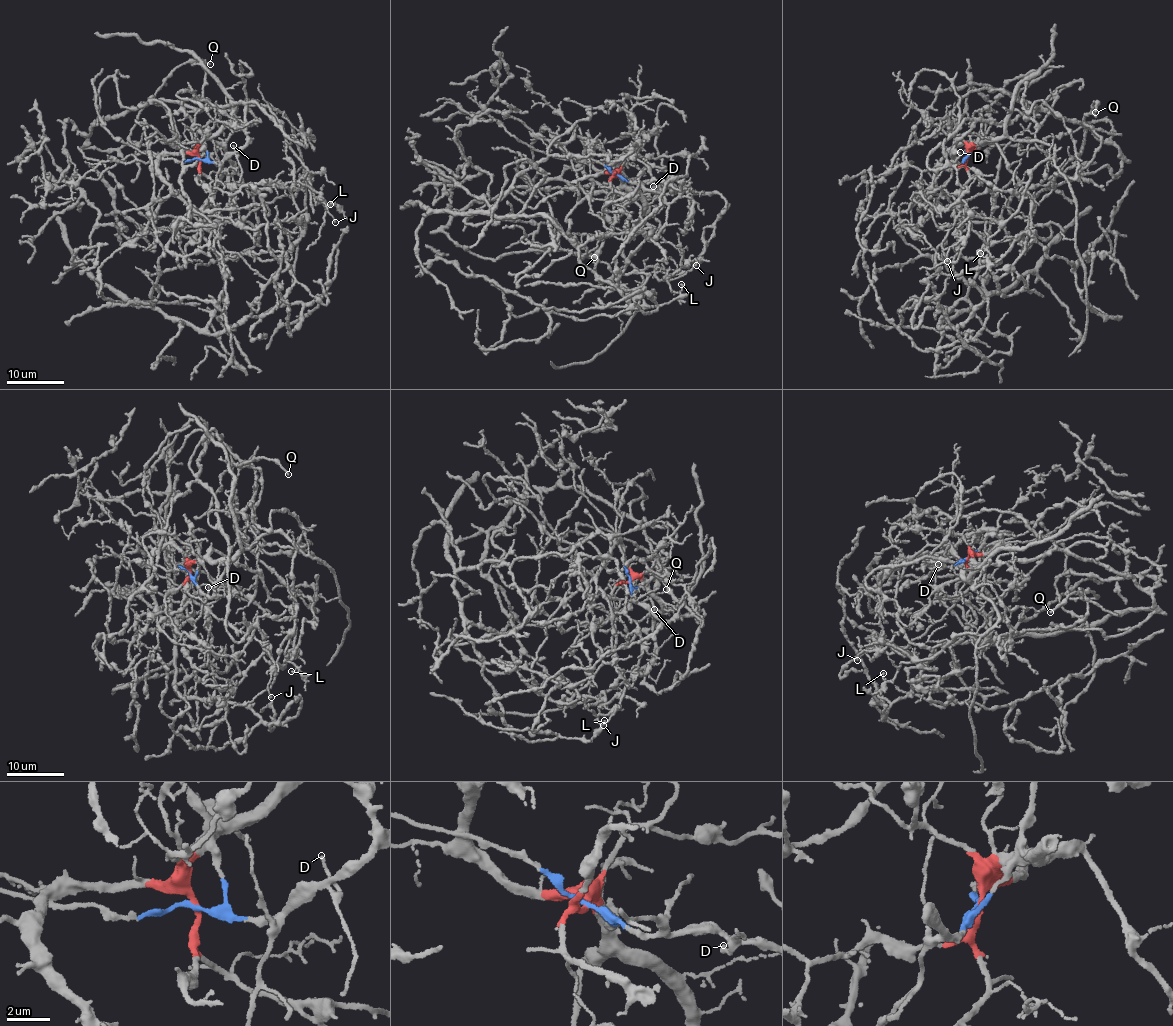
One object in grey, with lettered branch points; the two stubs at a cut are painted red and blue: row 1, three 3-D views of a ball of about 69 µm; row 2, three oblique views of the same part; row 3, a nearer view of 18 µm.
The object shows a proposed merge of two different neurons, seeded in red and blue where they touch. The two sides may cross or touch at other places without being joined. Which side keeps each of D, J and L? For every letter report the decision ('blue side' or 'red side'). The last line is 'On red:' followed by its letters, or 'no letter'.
D: blue side
J: red side
L: red side
On red: J, L

